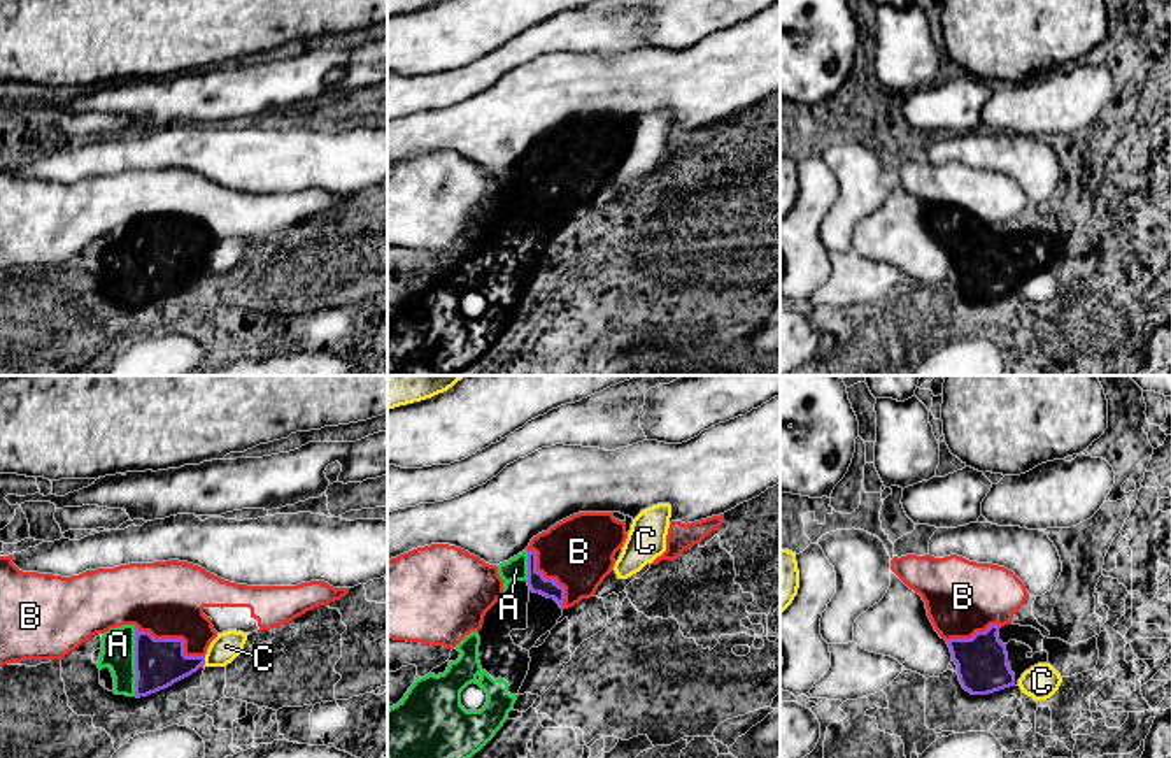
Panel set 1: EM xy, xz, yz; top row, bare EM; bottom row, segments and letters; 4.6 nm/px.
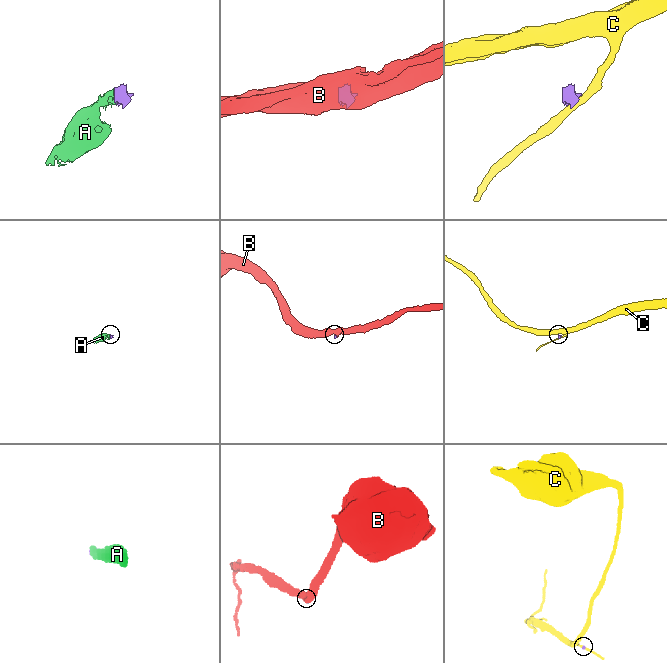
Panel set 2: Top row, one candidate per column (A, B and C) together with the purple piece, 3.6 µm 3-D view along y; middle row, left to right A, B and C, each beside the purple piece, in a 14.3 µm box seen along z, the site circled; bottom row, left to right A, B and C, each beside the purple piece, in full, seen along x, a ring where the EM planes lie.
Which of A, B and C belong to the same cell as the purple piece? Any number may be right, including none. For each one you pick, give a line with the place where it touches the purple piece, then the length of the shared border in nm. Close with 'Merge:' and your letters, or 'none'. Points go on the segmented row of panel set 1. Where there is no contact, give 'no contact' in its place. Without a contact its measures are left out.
A: xy (135, 662) | 320 nm
Merge: A

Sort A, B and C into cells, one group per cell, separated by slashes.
A / B / C

